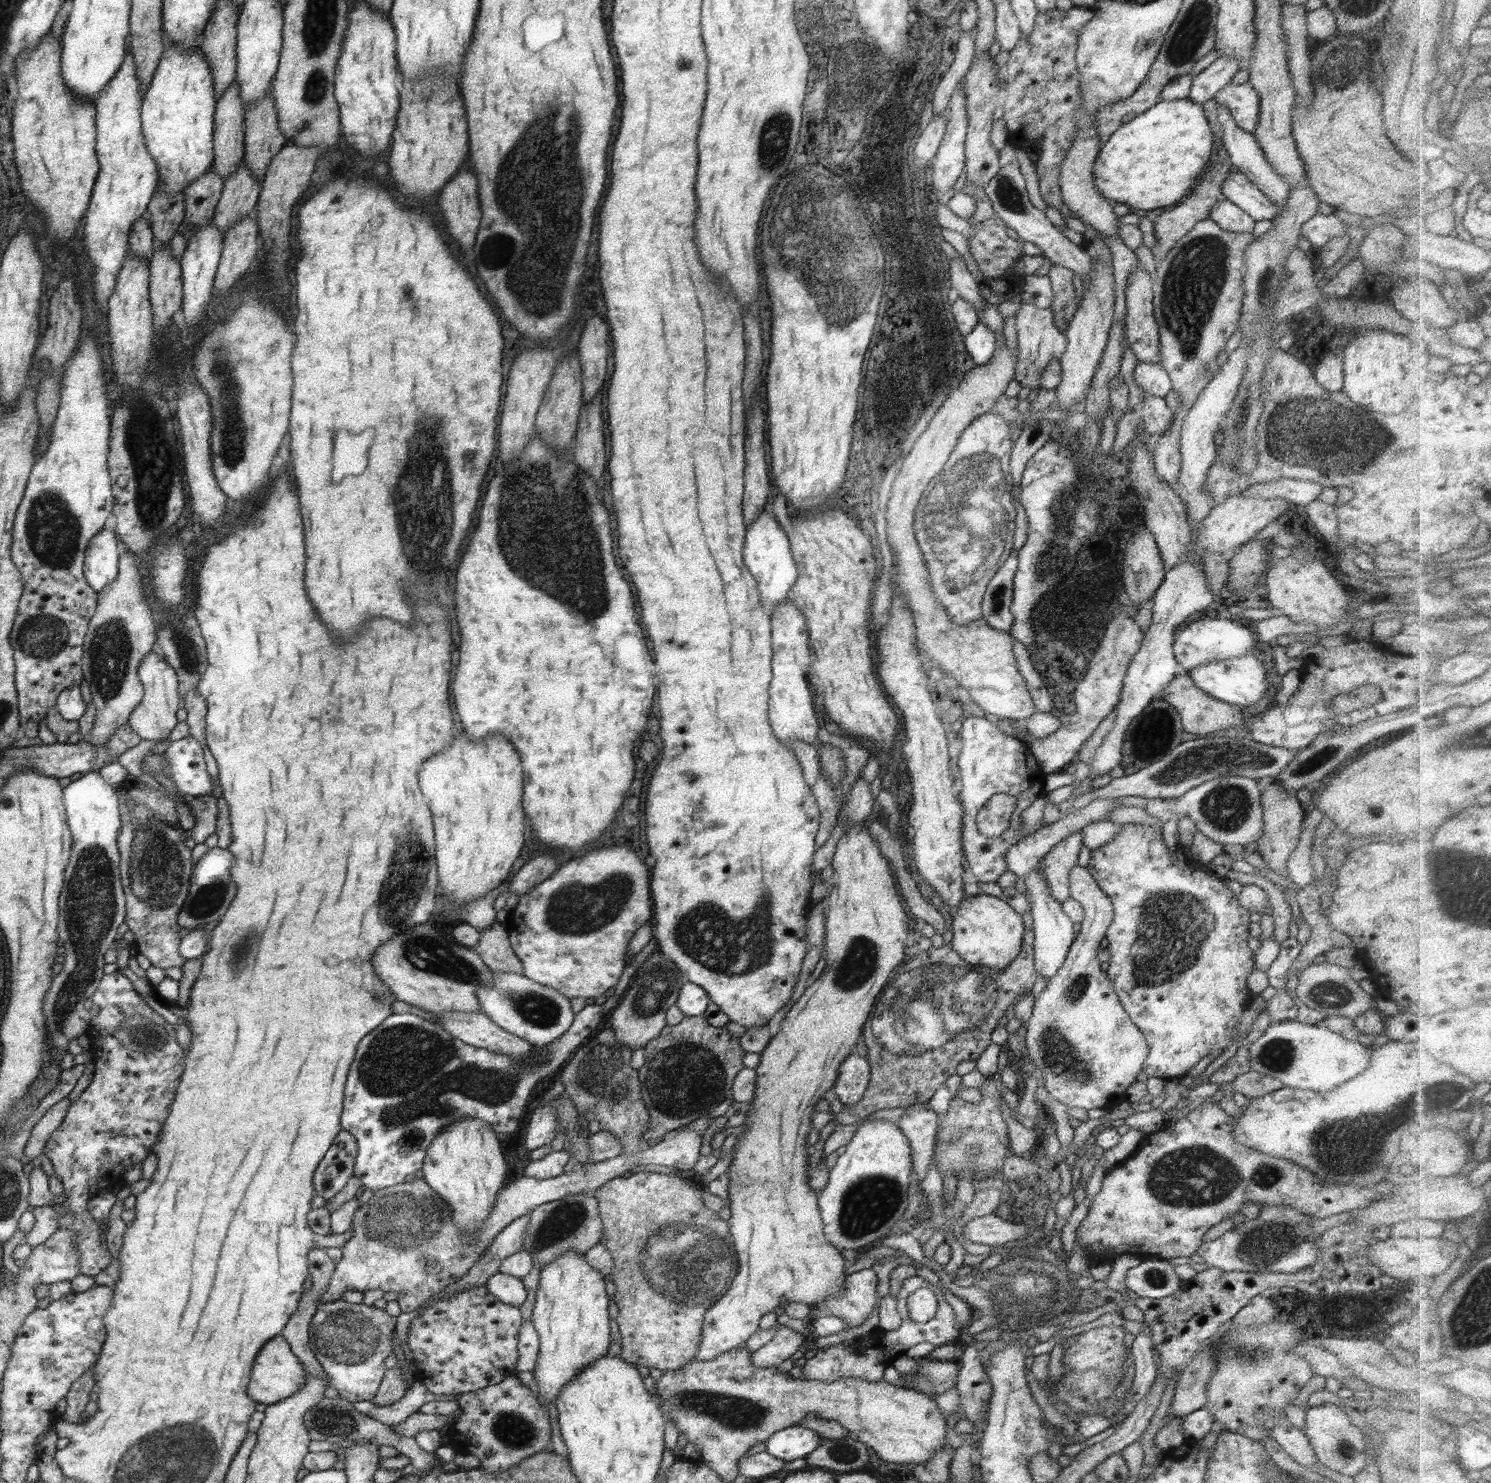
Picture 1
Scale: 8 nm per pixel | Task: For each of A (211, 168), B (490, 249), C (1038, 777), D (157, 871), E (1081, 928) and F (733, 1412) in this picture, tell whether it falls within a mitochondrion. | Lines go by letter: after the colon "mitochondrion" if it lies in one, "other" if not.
A: other
B: mitochondrion
C: other
D: mitochondrion
E: other
F: mitochondrion

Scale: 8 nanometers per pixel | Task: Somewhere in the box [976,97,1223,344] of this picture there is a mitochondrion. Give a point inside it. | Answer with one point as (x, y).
(1009, 196)

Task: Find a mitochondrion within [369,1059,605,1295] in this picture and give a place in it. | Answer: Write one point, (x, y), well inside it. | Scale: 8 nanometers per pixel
(560, 1222)

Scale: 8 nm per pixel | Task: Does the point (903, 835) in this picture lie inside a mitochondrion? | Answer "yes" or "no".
no

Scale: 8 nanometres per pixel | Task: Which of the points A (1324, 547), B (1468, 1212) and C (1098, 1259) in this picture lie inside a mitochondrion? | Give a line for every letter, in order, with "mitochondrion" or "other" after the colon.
A: other
B: other
C: other

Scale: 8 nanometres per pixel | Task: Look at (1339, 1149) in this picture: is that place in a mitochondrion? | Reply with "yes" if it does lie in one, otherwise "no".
yes

